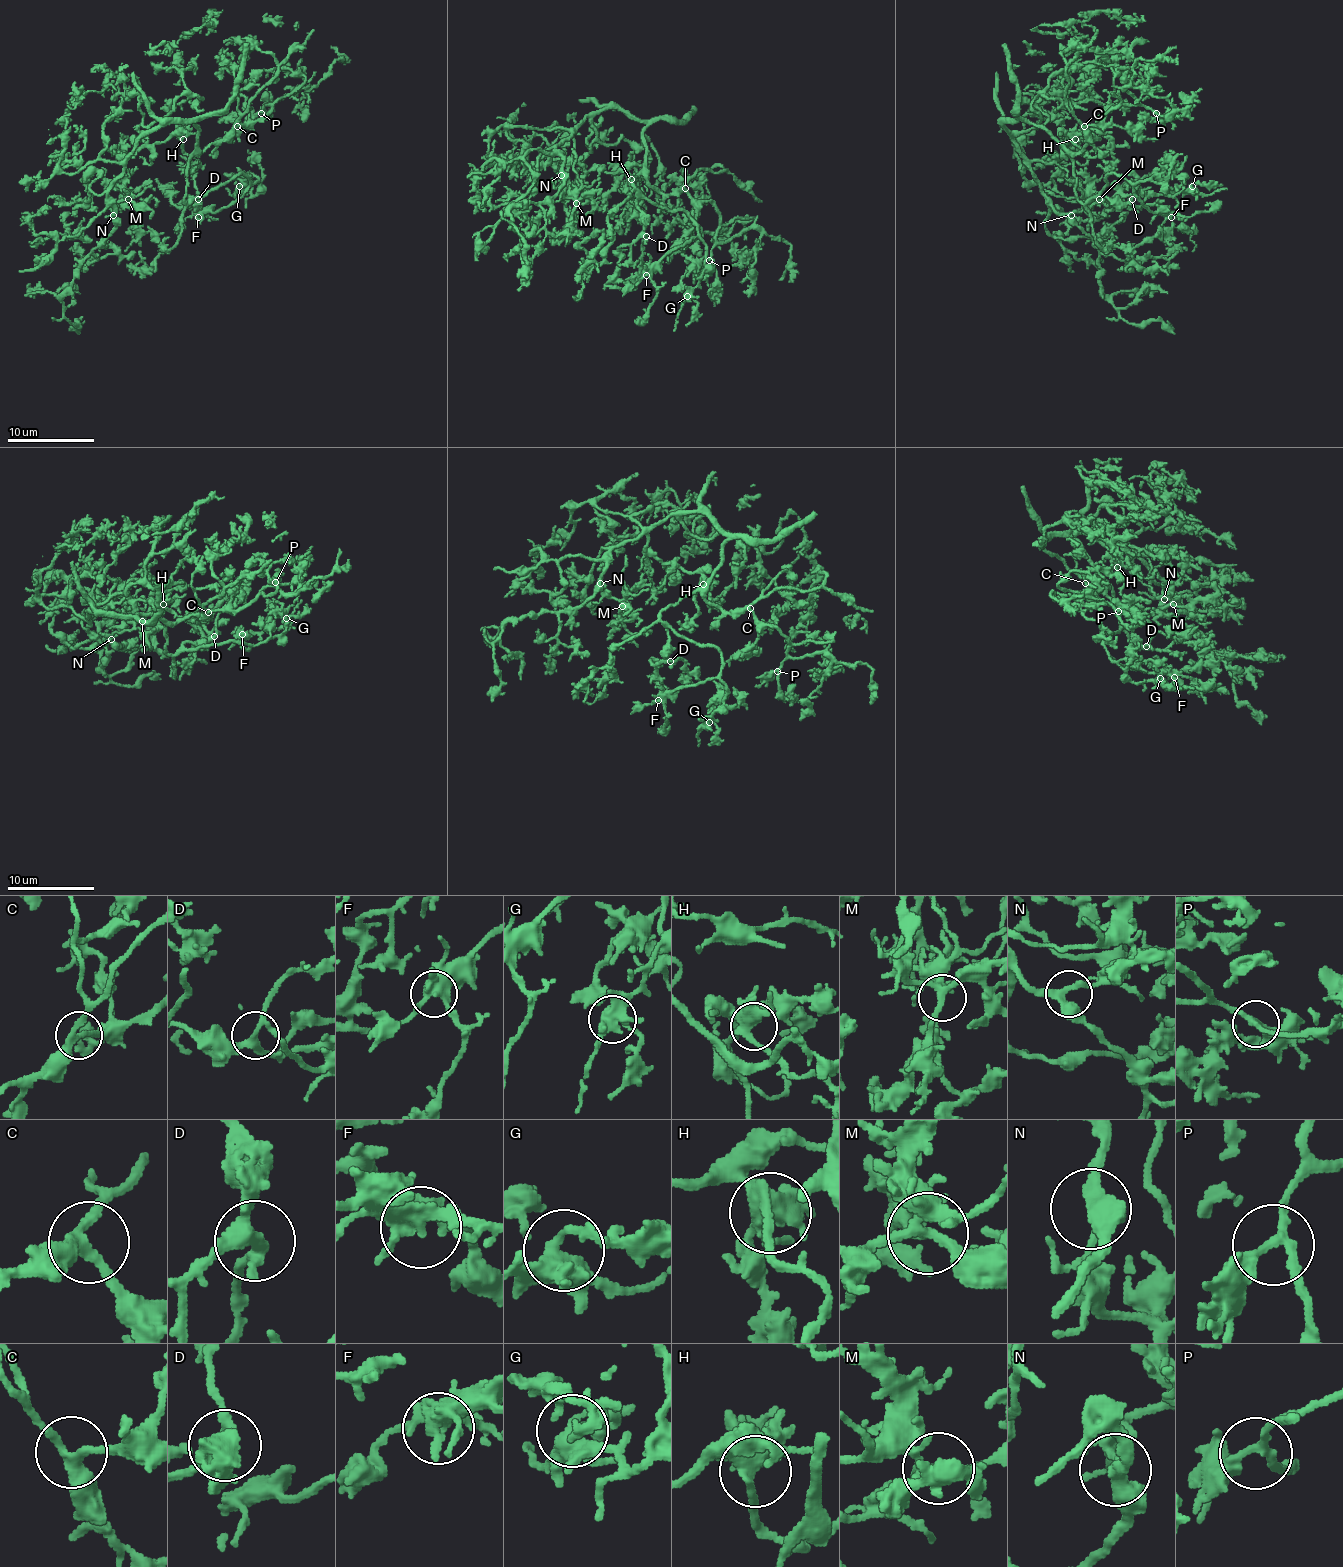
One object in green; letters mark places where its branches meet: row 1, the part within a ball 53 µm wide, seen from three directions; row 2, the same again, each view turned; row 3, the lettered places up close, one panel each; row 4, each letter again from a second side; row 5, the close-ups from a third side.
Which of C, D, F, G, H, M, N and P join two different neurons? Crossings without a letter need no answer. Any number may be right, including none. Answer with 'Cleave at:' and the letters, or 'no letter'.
Cleave at: no letter

